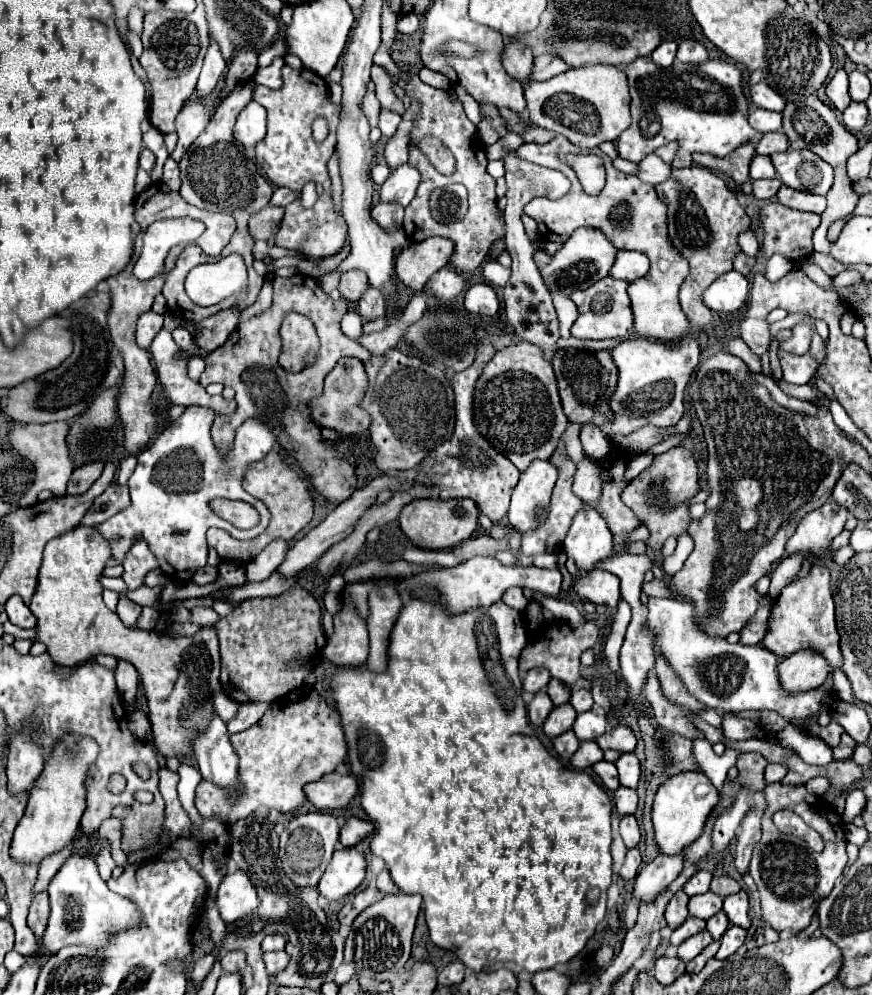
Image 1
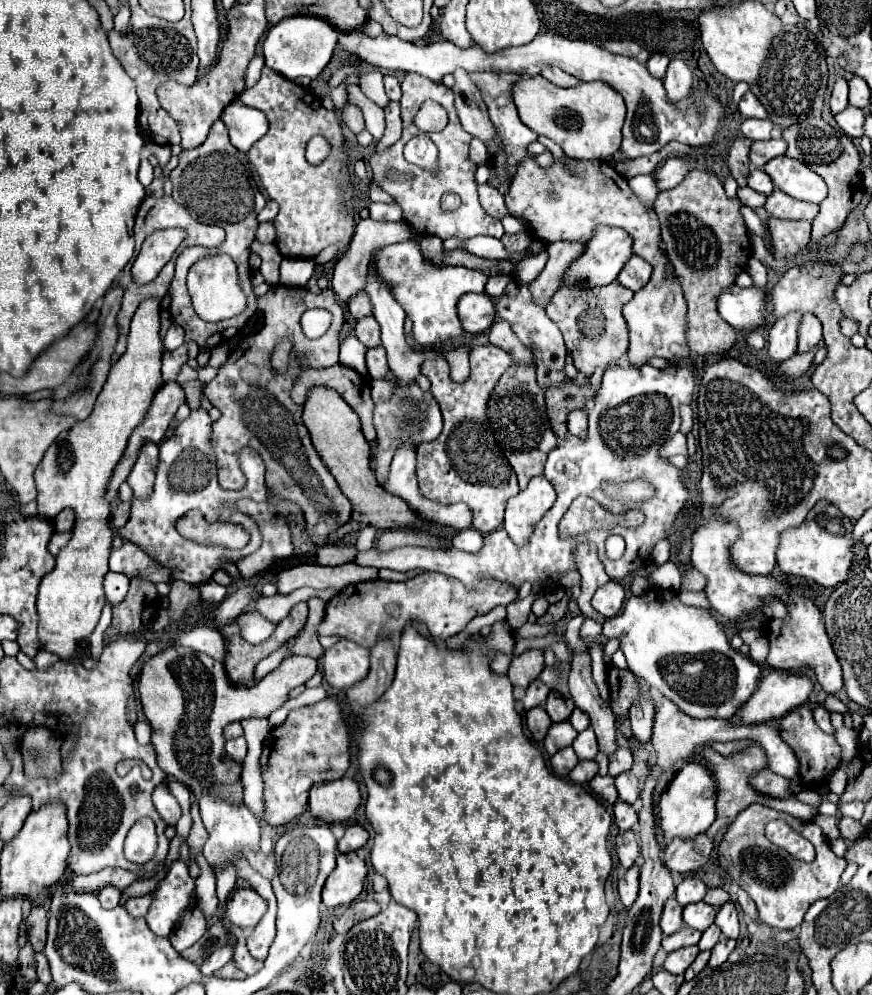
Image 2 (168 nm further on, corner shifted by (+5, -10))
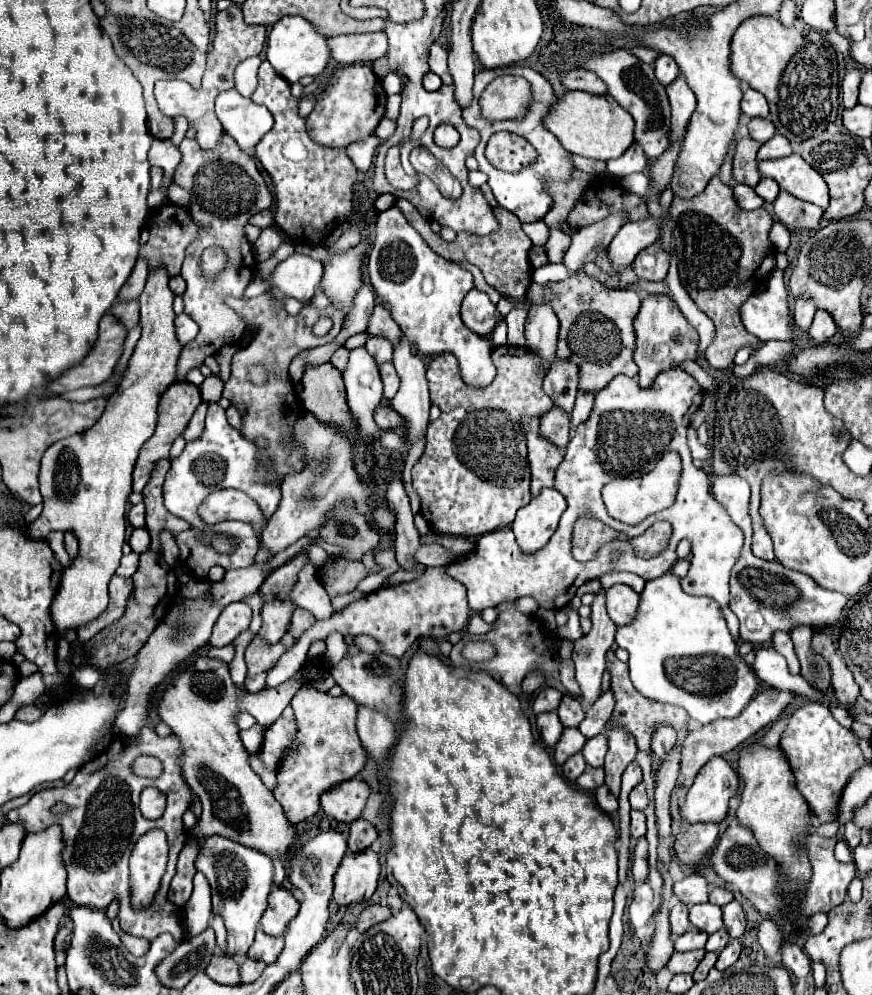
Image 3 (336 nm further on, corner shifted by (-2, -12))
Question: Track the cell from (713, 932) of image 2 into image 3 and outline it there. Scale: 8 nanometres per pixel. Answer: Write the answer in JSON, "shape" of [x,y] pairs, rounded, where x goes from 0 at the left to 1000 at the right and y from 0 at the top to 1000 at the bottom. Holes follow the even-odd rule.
{"shape":[[[826,933],[823,937],[819,937],[819,939],[812,943],[812,947],[810,947],[810,955],[826,957],[826,955],[830,955],[830,953],[833,953],[835,945],[837,945],[837,941],[835,941],[833,933]]]}

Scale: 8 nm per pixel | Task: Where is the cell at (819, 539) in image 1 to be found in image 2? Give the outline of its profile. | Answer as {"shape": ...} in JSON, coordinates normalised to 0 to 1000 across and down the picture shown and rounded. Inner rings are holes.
{"shape":[[[939,505],[925,517],[925,523],[919,529],[896,537],[896,547],[891,553],[891,569],[905,579],[928,581],[930,585],[955,591],[971,581],[971,575],[976,571],[978,563],[976,533],[978,525],[974,521],[969,521],[958,509]]]}

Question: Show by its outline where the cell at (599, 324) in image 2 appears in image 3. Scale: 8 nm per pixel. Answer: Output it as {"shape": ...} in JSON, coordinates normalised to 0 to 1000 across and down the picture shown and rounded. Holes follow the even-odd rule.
{"shape":[[[665,275],[647,283],[610,283],[603,299],[608,306],[626,304],[635,310],[642,322],[638,358],[663,366],[667,394],[686,394],[709,376],[732,376],[732,368],[725,362],[729,350],[725,324],[734,312],[734,297],[729,291],[697,291],[674,275]]]}

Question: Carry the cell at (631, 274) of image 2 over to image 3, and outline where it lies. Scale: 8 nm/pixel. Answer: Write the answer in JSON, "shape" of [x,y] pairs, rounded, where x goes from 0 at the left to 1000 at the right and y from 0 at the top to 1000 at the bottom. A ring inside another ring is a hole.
{"shape":[[[750,243],[748,247],[739,249],[727,261],[727,271],[736,281],[761,281],[766,267],[768,255],[761,251],[759,243]]]}

